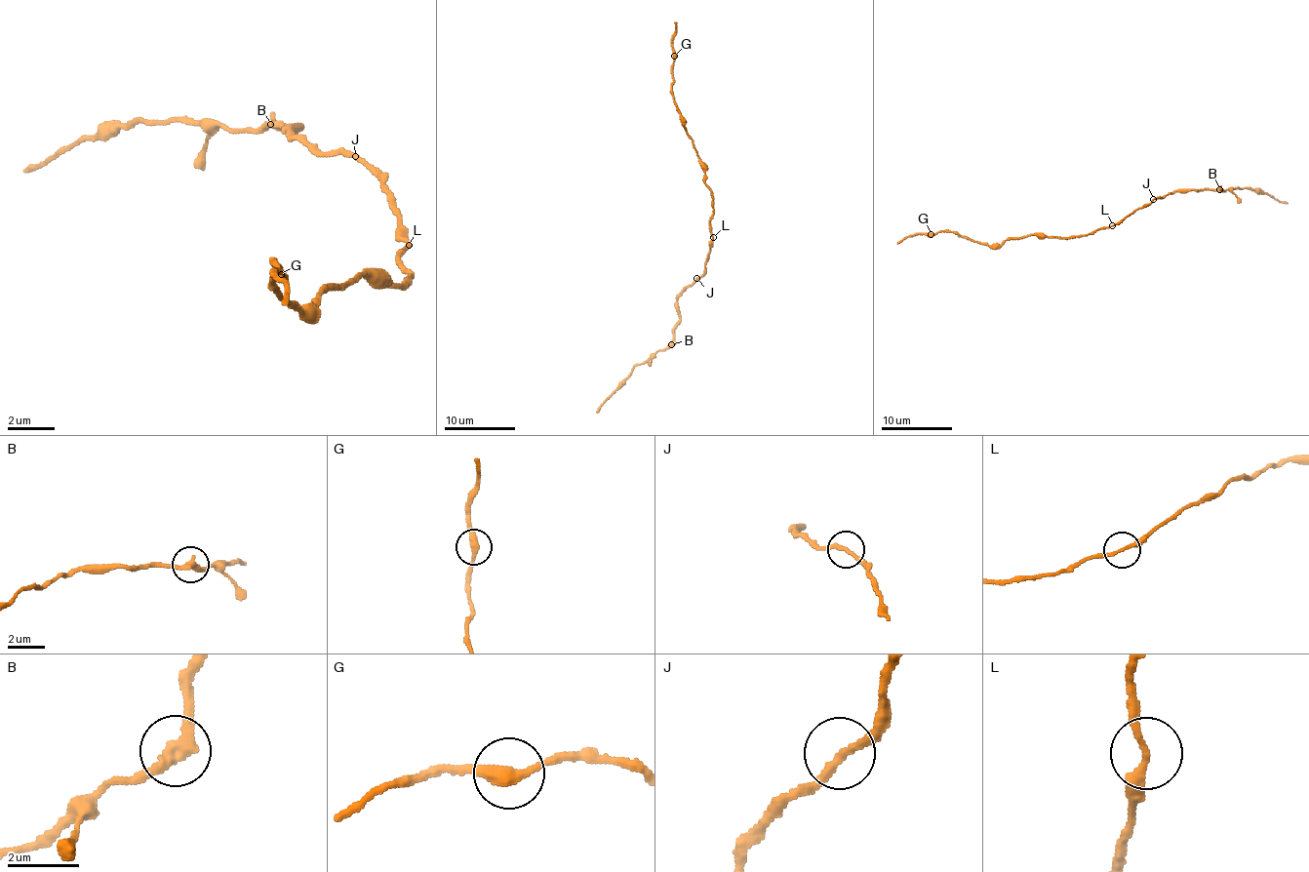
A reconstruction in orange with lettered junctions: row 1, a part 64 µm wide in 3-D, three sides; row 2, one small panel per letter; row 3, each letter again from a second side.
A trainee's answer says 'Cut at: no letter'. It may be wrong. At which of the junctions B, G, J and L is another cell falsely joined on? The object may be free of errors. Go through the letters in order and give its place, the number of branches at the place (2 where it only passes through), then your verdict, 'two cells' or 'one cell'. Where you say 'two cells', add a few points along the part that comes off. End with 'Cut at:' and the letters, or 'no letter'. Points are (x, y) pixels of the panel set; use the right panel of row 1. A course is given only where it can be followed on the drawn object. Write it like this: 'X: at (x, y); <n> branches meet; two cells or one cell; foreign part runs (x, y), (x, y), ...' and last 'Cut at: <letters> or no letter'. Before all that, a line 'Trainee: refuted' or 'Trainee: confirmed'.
Trainee: confirmed
B: at (1219, 189); 2 branches meet; one cell
G: at (931, 234); 2 branches meet; one cell
J: at (1153, 199); 2 branches meet; one cell
L: at (1112, 225); 2 branches meet; one cell
Cut at: no letter

